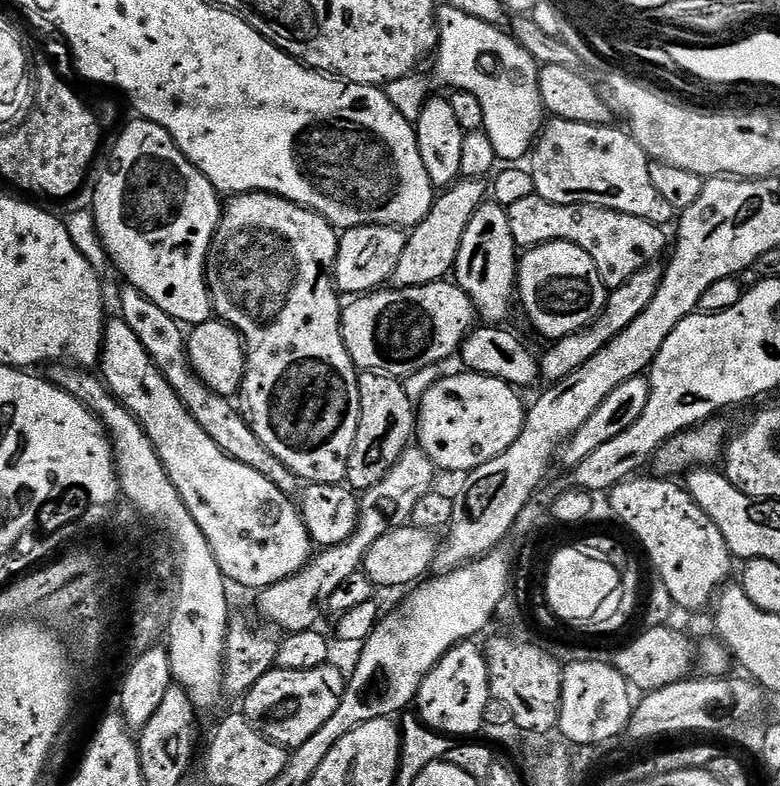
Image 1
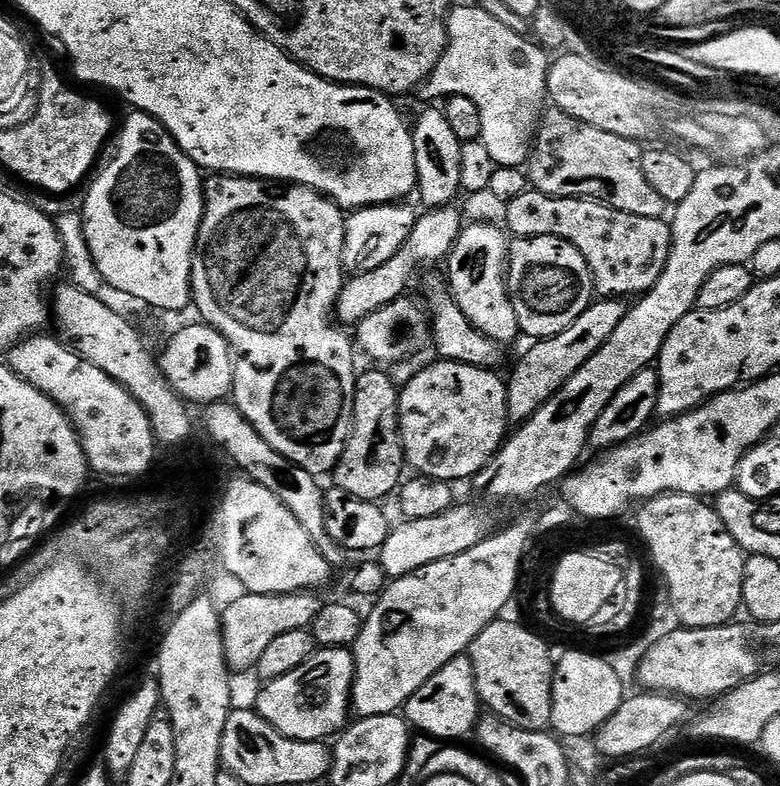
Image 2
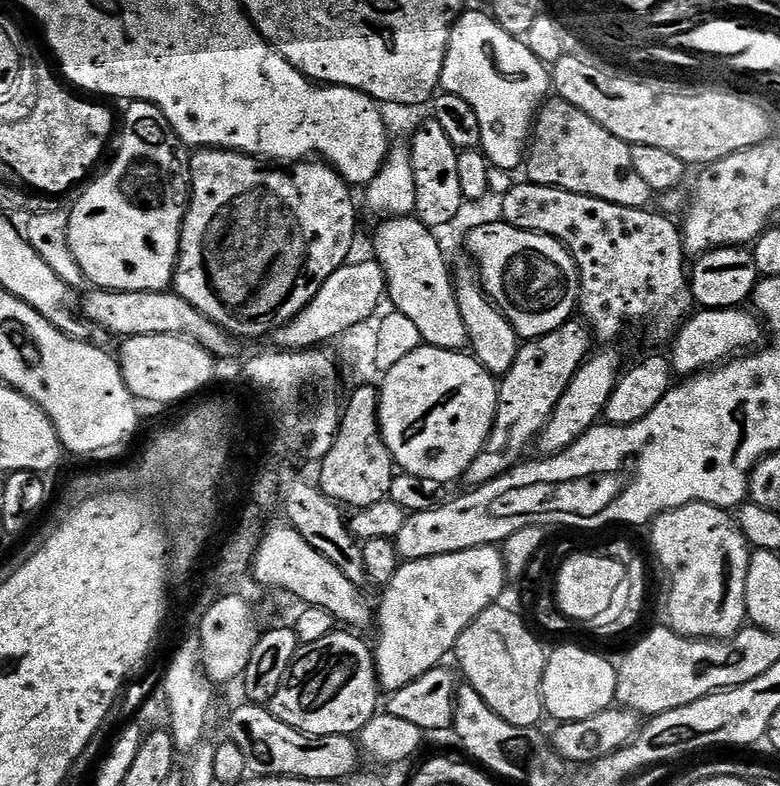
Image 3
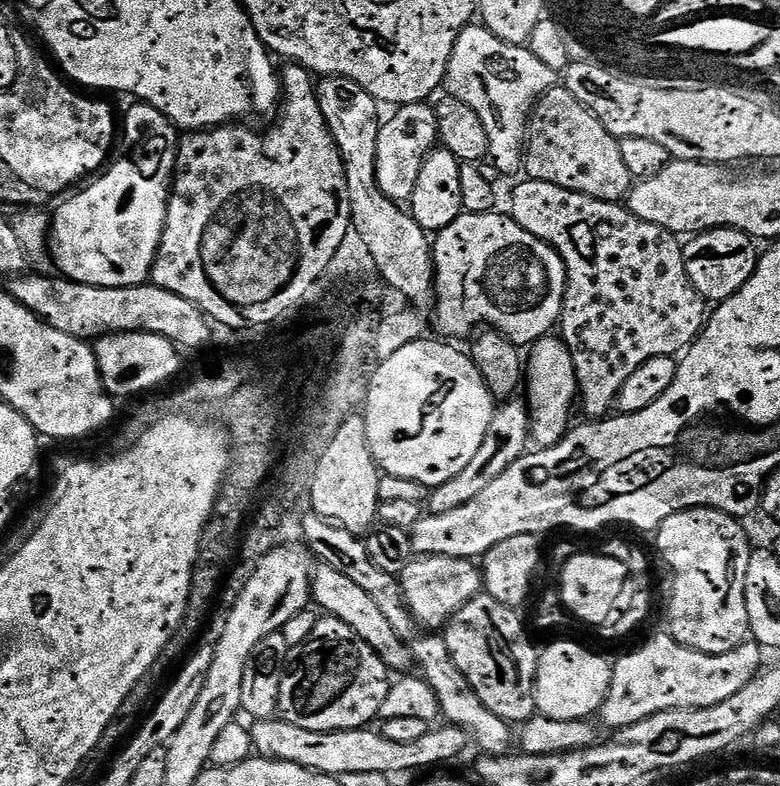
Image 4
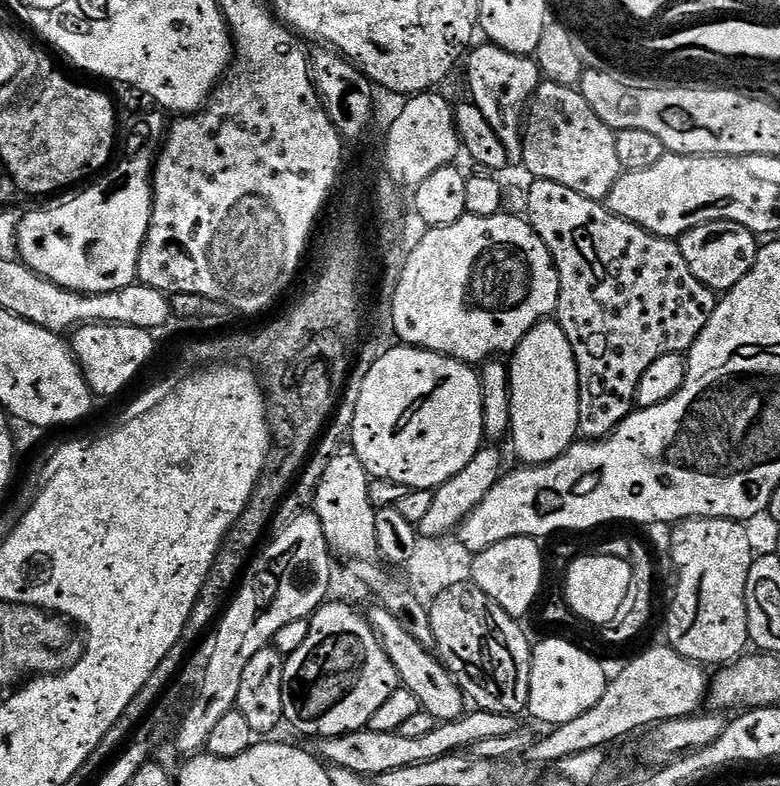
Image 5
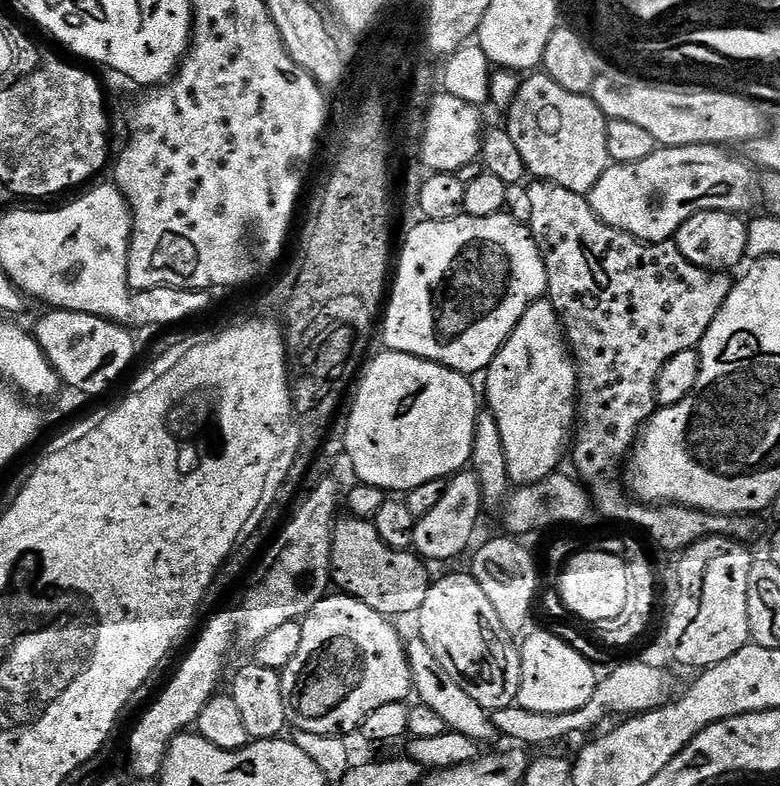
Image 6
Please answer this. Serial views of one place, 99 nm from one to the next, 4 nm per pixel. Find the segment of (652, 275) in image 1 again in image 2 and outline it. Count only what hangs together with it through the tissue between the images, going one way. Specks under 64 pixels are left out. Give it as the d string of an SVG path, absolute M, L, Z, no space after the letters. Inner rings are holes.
M600 298L589 308L582 310L578 318L562 334L554 334L545 340L536 340L533 348L517 362L512 373L507 373L508 418L519 426L529 420L559 388L571 378L596 351L608 341L610 334L618 330L618 322L628 313L629 305L620 298Z

